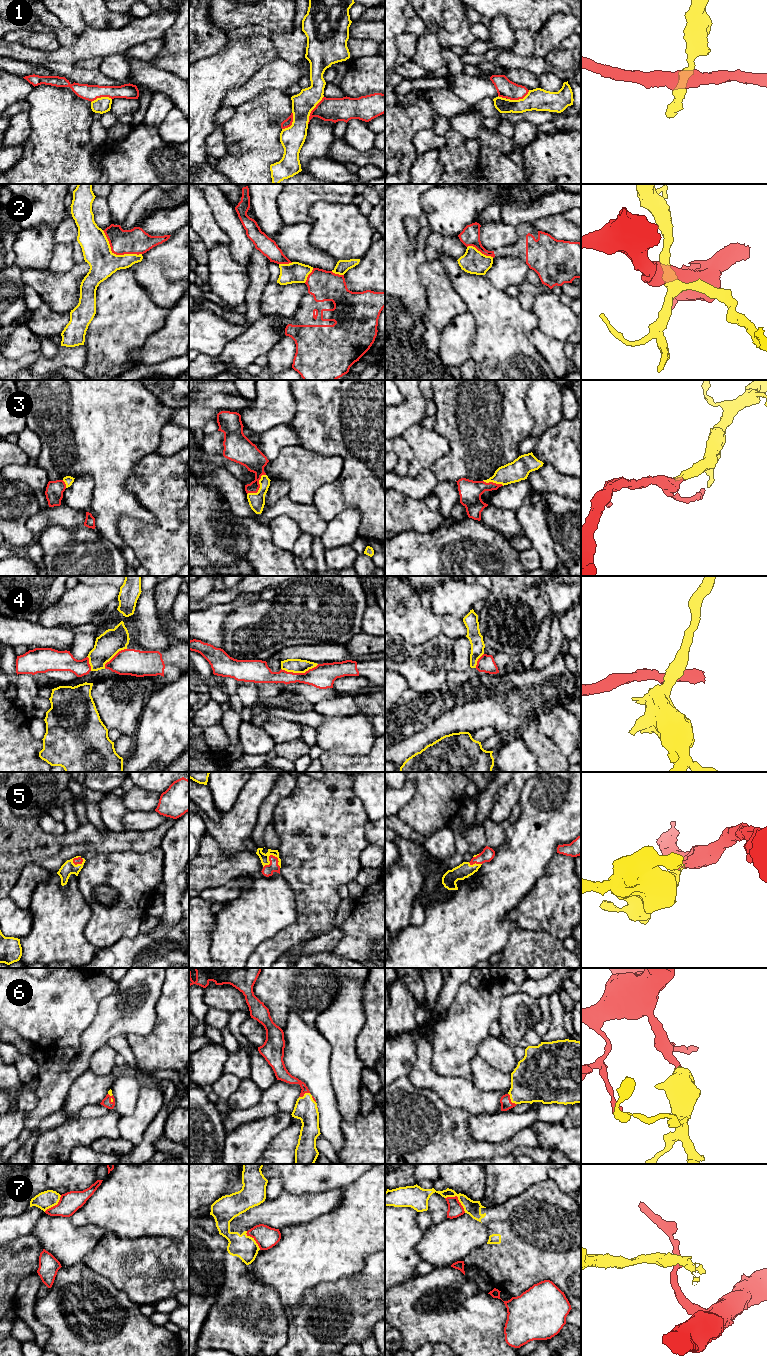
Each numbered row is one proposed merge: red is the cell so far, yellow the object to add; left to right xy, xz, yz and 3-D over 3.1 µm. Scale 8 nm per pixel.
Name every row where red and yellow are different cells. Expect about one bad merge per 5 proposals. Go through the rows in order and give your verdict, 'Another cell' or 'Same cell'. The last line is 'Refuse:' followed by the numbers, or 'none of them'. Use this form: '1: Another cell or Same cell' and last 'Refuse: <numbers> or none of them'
1: Another cell
2: Another cell
3: Same cell
4: Another cell
5: Same cell
6: Same cell
7: Another cell
Refuse: 1, 2, 4, 7

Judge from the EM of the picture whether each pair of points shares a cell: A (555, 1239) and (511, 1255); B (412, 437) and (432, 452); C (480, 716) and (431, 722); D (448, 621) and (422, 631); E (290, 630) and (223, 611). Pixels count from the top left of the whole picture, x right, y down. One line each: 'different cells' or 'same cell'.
A: same cell
B: same cell
C: same cell
D: different cells
E: different cells

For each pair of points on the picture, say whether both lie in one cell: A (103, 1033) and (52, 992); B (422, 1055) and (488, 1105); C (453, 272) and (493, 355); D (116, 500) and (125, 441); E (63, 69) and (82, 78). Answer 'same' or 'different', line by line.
A: different
B: same
C: same
D: same
E: same

